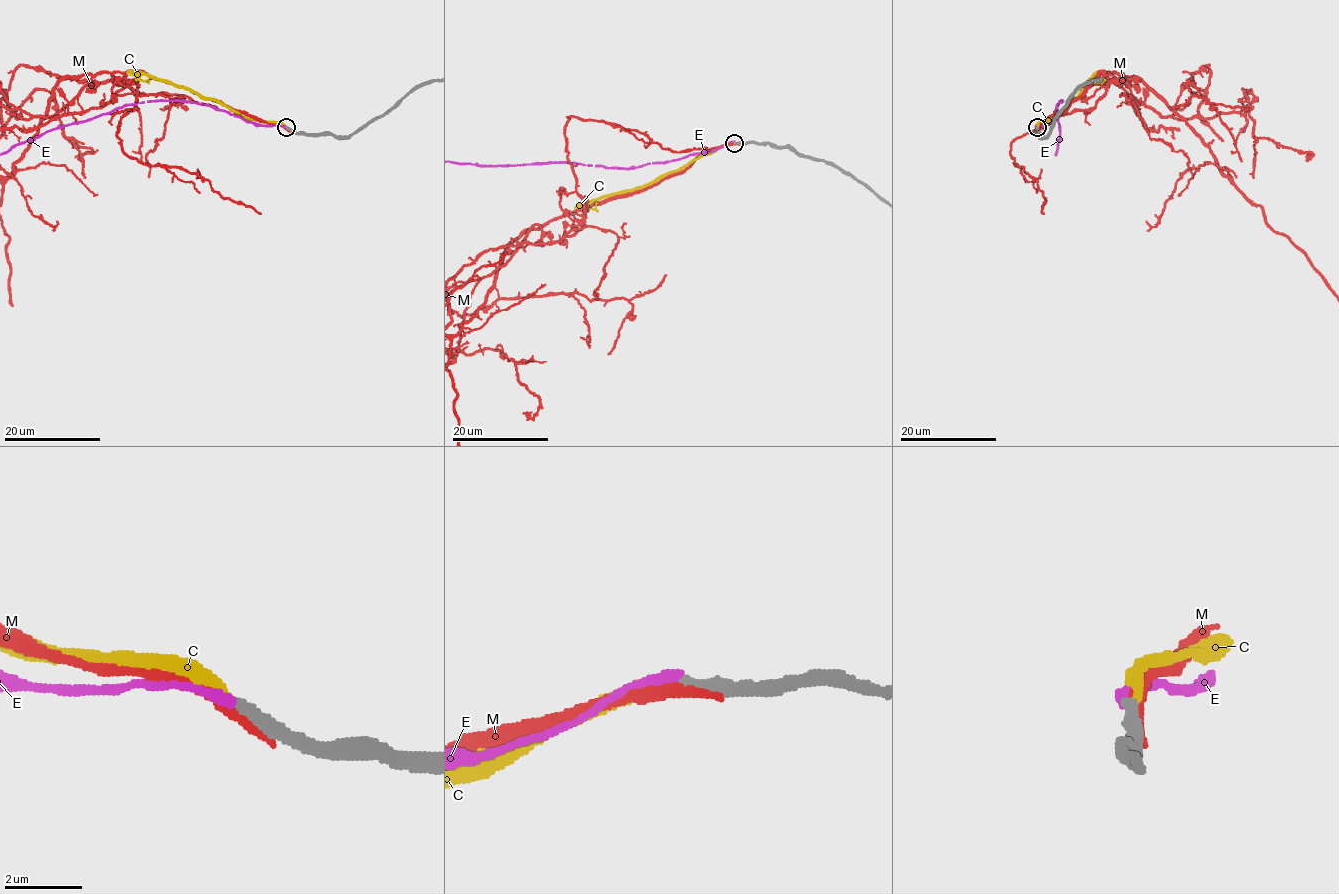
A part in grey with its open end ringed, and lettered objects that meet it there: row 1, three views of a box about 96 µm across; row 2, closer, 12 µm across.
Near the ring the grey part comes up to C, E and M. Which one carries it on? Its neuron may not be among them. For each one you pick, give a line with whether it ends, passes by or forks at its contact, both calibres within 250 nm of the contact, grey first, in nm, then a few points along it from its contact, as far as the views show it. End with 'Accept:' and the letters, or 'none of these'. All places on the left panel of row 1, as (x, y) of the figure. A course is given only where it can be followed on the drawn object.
C: it ends there; 320 nm thick on the grey side, 240 nm on the other; it runs (286, 128), (245, 118), (230, 107), (188, 89), (143, 74), (140, 76), (142, 81), (148, 82)
Accept: C

